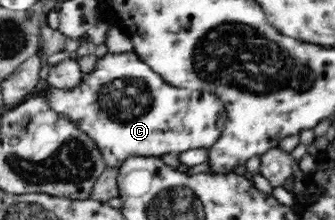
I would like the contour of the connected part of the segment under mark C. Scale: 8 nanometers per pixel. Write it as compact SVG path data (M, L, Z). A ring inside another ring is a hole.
M133 51L106 53L98 59L95 71L85 75L74 89L56 89L45 83L45 79L40 88L46 92L50 106L56 112L78 122L78 126L90 134L90 138L104 154L106 166L120 167L122 161L132 154L160 157L170 151L178 154L187 149L207 148L218 139L227 120L226 106L220 96L208 90L190 90L166 83L150 70L146 62L140 61Z

